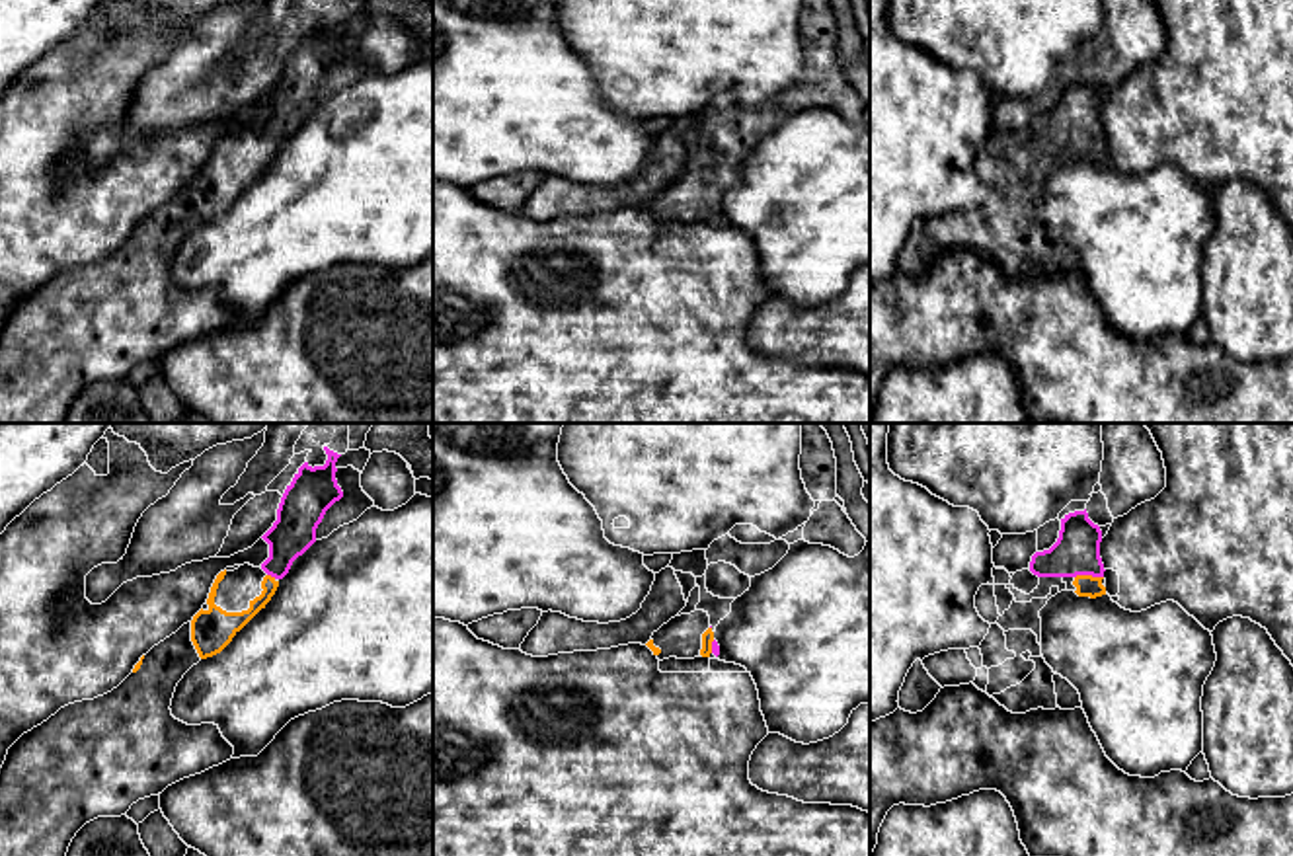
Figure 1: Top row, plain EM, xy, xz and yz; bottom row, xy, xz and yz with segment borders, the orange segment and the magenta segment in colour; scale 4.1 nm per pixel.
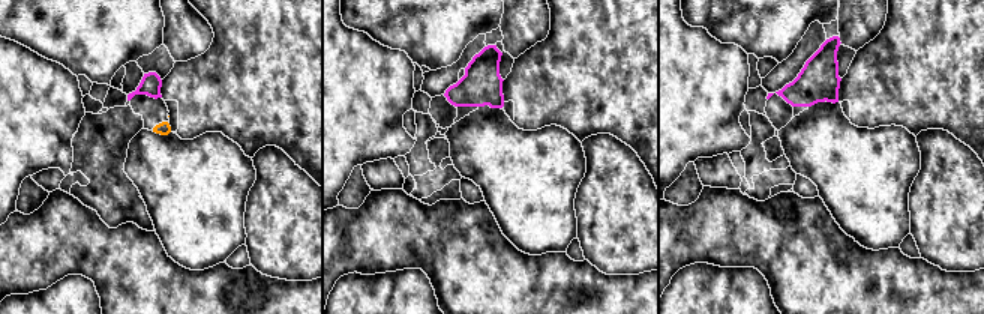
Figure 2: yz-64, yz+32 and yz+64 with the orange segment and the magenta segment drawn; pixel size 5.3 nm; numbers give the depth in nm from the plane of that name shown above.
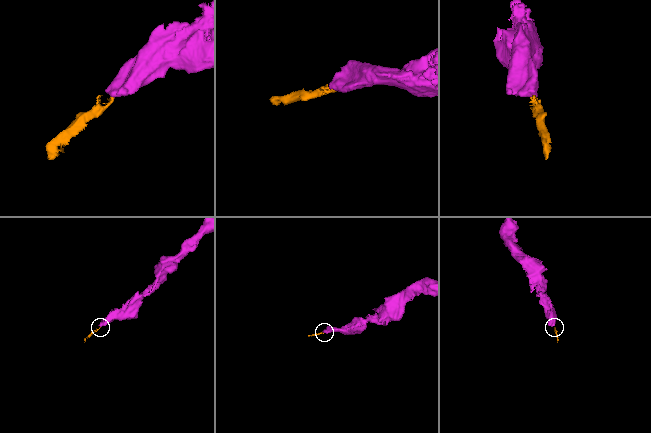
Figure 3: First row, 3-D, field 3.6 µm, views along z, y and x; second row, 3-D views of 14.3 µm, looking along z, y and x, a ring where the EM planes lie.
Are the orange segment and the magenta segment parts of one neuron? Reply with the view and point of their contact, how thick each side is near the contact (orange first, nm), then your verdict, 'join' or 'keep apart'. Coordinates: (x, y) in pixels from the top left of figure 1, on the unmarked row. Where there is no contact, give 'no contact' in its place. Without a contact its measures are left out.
meets orange in yz at (1089, 139); 90 nm thick on the orange side, 190 nm on the other; join

